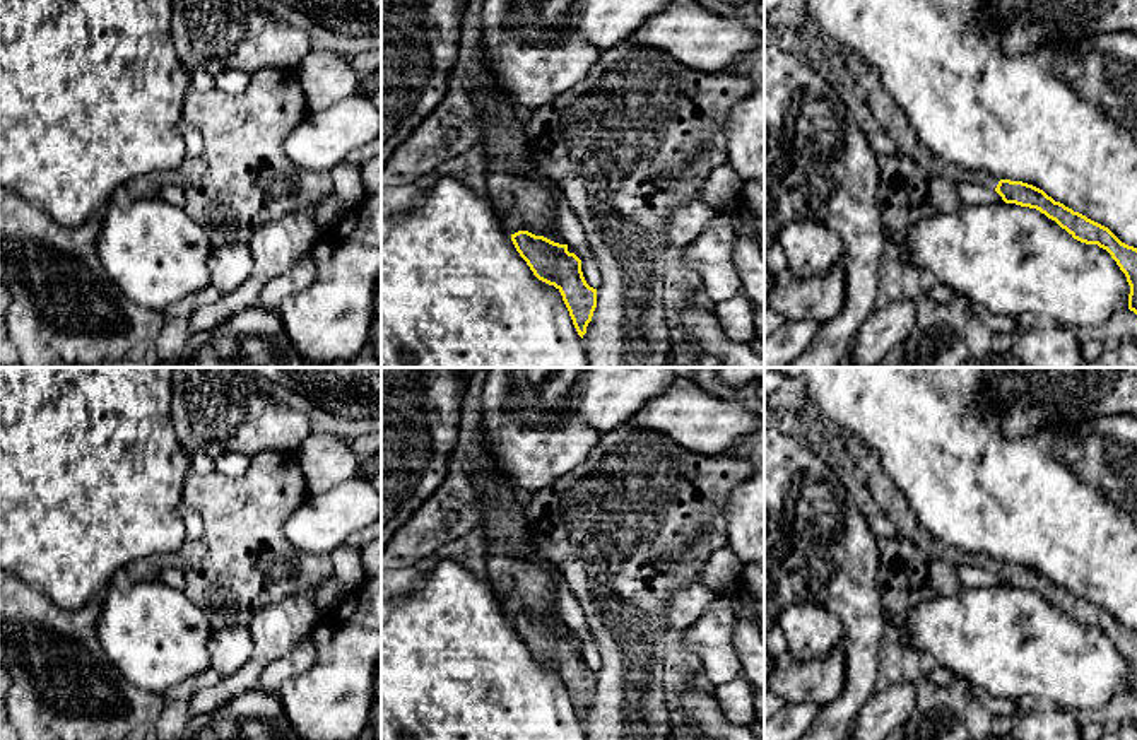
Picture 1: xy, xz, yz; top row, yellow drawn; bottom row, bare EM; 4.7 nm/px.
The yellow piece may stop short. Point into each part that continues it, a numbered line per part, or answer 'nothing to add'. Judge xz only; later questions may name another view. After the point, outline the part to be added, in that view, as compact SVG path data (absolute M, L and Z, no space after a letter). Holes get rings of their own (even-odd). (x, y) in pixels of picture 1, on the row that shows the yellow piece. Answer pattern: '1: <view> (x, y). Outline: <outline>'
nothing to add

